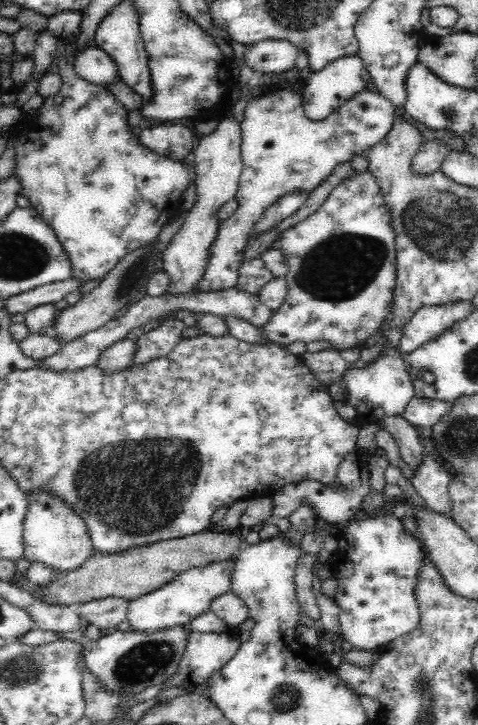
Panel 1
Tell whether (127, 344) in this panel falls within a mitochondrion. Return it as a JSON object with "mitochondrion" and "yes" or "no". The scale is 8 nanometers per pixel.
{"mitochondrion":"no"}

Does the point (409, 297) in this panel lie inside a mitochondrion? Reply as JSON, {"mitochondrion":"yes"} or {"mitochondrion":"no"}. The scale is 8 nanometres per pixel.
{"mitochondrion":"no"}

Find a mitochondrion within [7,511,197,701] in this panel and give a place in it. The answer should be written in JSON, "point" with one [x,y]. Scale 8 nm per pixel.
{"point":[142,662]}

